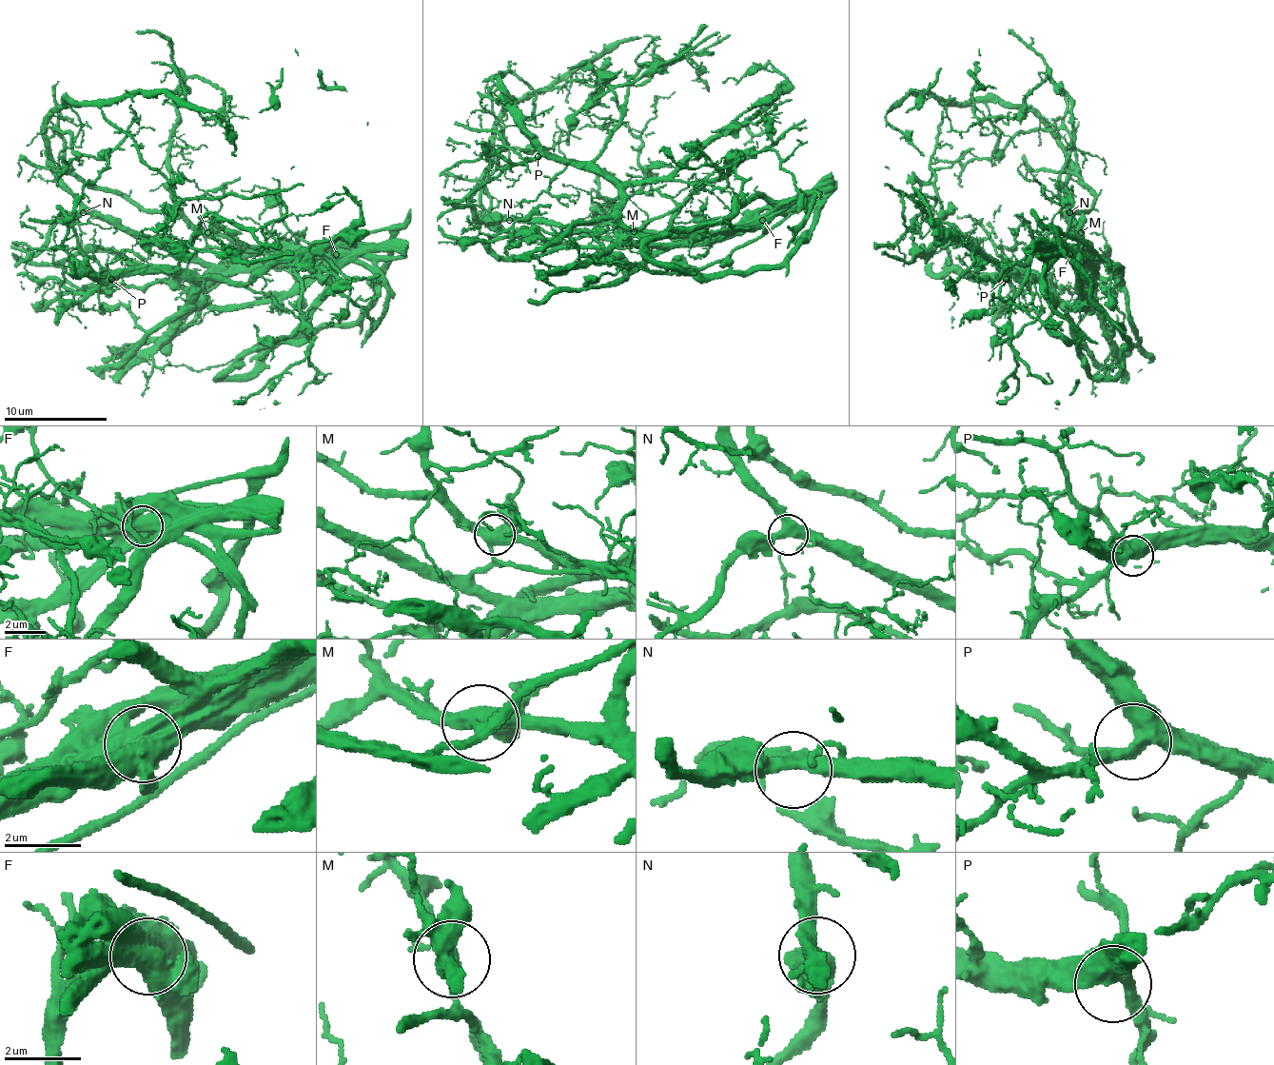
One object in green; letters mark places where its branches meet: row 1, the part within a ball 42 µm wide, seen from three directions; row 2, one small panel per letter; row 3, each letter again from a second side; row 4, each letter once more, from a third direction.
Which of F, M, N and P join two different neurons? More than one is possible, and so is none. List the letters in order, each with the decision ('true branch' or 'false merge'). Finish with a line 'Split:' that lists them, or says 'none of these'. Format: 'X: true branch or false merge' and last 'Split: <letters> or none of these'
F: false merge
M: false merge
N: true branch
P: true branch
Split: F, M

